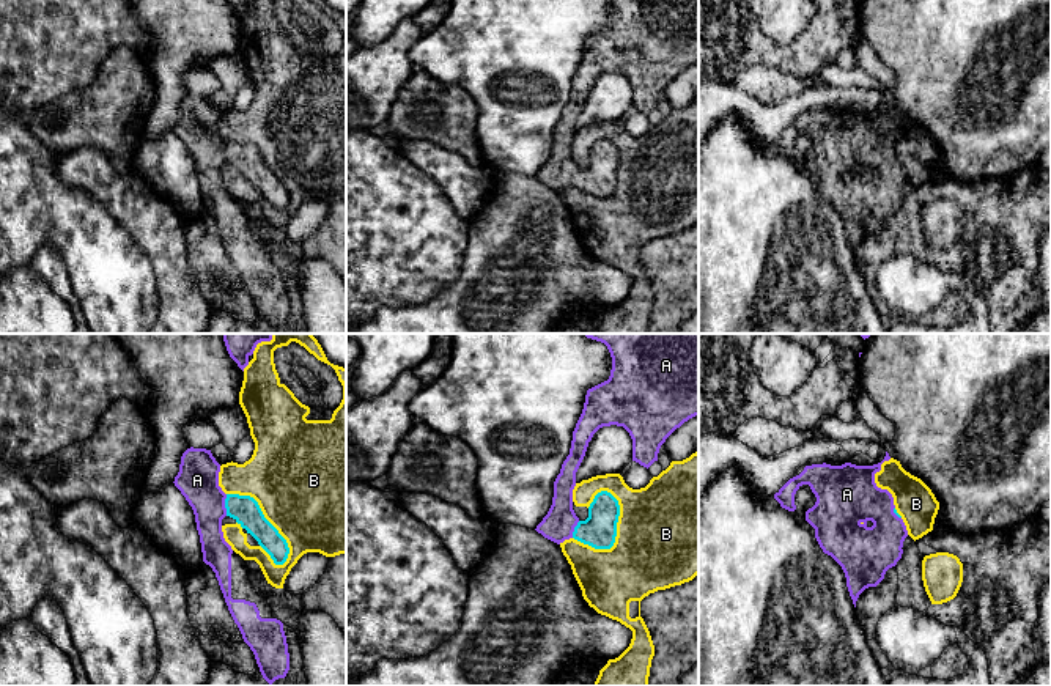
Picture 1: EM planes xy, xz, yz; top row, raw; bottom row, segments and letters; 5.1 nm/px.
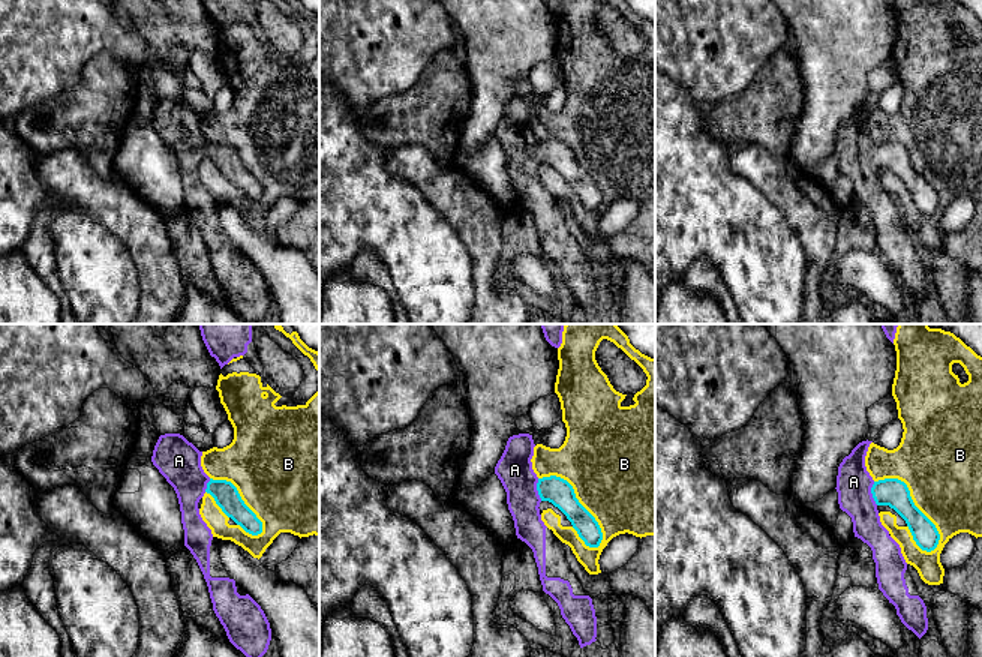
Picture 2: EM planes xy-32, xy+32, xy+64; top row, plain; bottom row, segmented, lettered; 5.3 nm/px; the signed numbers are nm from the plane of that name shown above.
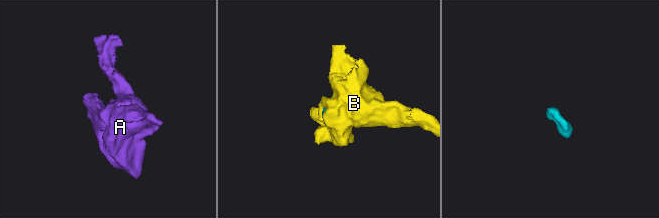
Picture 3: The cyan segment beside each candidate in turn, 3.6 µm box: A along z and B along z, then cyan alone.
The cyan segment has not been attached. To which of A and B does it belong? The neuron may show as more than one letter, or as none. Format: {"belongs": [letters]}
{"belongs": ["A"]}

